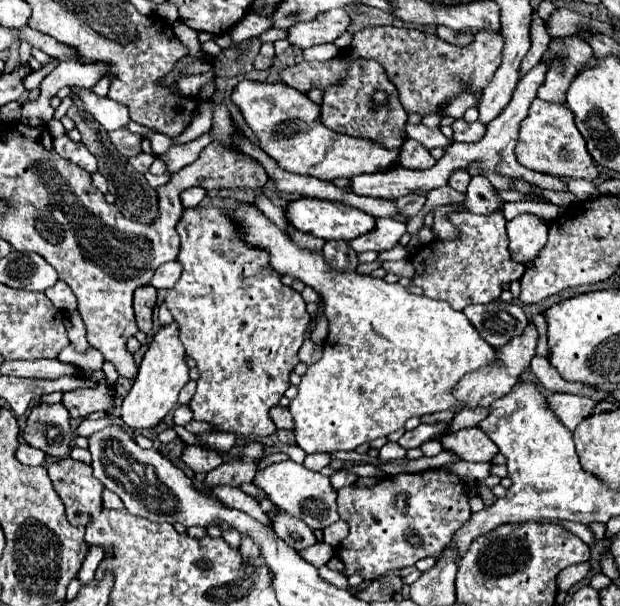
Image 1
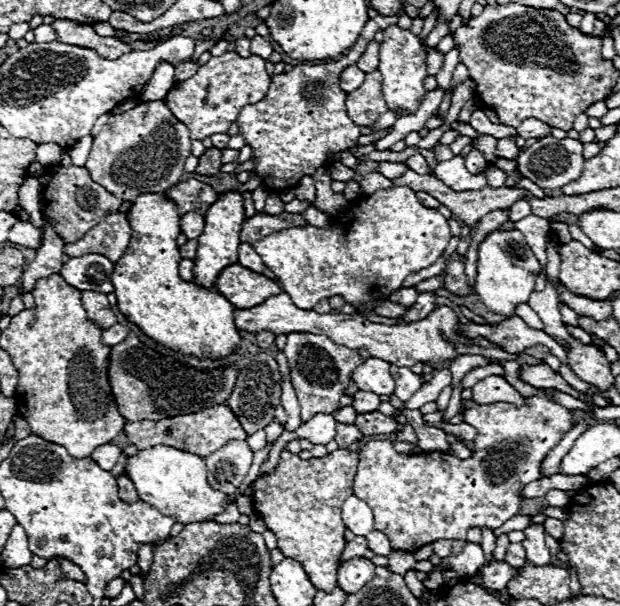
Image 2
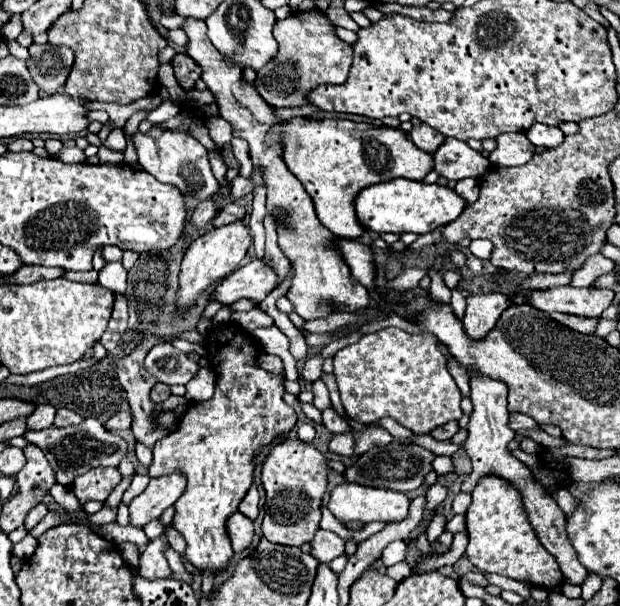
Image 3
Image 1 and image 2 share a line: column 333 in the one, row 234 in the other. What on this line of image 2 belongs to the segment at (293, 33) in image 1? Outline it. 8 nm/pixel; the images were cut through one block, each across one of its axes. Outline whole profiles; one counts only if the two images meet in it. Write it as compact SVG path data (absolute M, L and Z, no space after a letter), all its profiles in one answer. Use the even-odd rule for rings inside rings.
M12 228L8 240L14 244L20 244L24 248L38 250L42 244L42 232L38 228Z

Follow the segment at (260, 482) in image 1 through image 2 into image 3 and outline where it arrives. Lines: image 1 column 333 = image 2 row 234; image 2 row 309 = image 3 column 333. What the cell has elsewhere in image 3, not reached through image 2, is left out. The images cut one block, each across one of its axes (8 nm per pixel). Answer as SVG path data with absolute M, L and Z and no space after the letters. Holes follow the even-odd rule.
M342 482L338 484L332 494L330 494L330 502L328 502L328 510L342 522L352 522L352 520L360 520L364 524L380 520L380 522L400 522L408 516L408 506L410 506L410 498L402 492L392 492L386 488L366 488L360 484L350 484L350 482Z

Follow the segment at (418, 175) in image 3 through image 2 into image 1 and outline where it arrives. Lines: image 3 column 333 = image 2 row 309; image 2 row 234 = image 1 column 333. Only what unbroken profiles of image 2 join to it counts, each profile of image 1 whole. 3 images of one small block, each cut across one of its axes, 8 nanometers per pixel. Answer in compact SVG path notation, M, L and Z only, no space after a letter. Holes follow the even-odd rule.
M244 80L232 94L234 104L242 110L244 120L260 140L260 148L276 160L282 170L292 174L306 174L320 180L350 178L356 174L374 174L398 164L400 148L386 148L366 138L352 138L328 130L320 122L320 106L306 94L286 84L262 84Z

